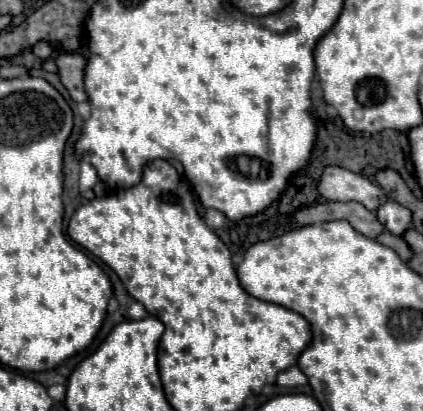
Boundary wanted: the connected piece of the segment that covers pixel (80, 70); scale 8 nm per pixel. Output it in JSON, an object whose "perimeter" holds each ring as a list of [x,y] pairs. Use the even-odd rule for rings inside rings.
{"perimeter":[[[63,52],[57,56],[55,62],[59,66],[61,82],[69,90],[71,98],[75,102],[87,102],[87,92],[85,92],[85,64],[87,64],[87,60],[81,54]]]}

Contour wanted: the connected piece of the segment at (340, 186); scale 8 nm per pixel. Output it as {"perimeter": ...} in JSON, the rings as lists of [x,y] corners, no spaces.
{"perimeter":[[[327,166],[323,170],[319,182],[319,194],[325,200],[339,200],[339,202],[355,200],[373,212],[379,208],[379,204],[385,204],[389,200],[389,196],[379,184],[371,182],[367,176],[355,174],[339,166]]]}

